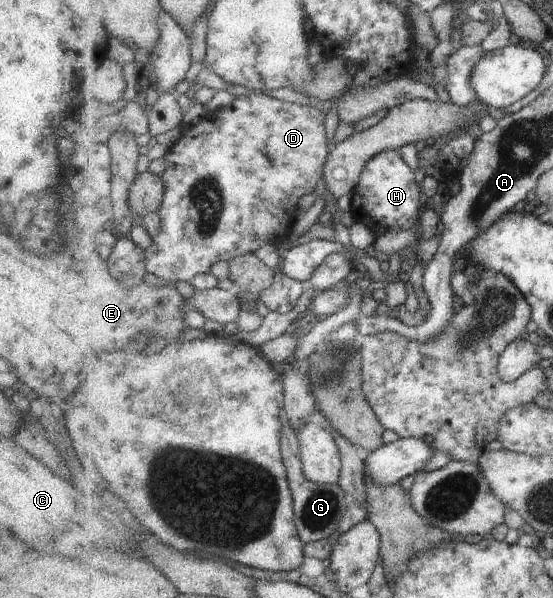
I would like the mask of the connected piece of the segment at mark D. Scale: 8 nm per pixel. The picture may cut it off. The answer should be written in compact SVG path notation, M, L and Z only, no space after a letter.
M252 90L245 95L239 95L233 100L230 107L222 107L214 111L205 113L203 119L196 127L186 125L181 129L181 137L165 153L166 169L162 174L166 191L159 213L162 218L162 231L159 236L153 237L153 243L146 251L146 269L153 275L168 280L171 285L175 282L191 282L194 276L203 273L209 273L211 266L221 262L221 260L230 261L239 255L246 255L259 250L265 244L284 241L289 236L289 230L293 226L295 218L300 209L299 200L305 194L314 194L317 190L317 182L324 176L324 166L330 156L332 149L331 142L326 133L326 113L317 107L309 105L300 105L291 101L282 101L263 94L260 90Z

